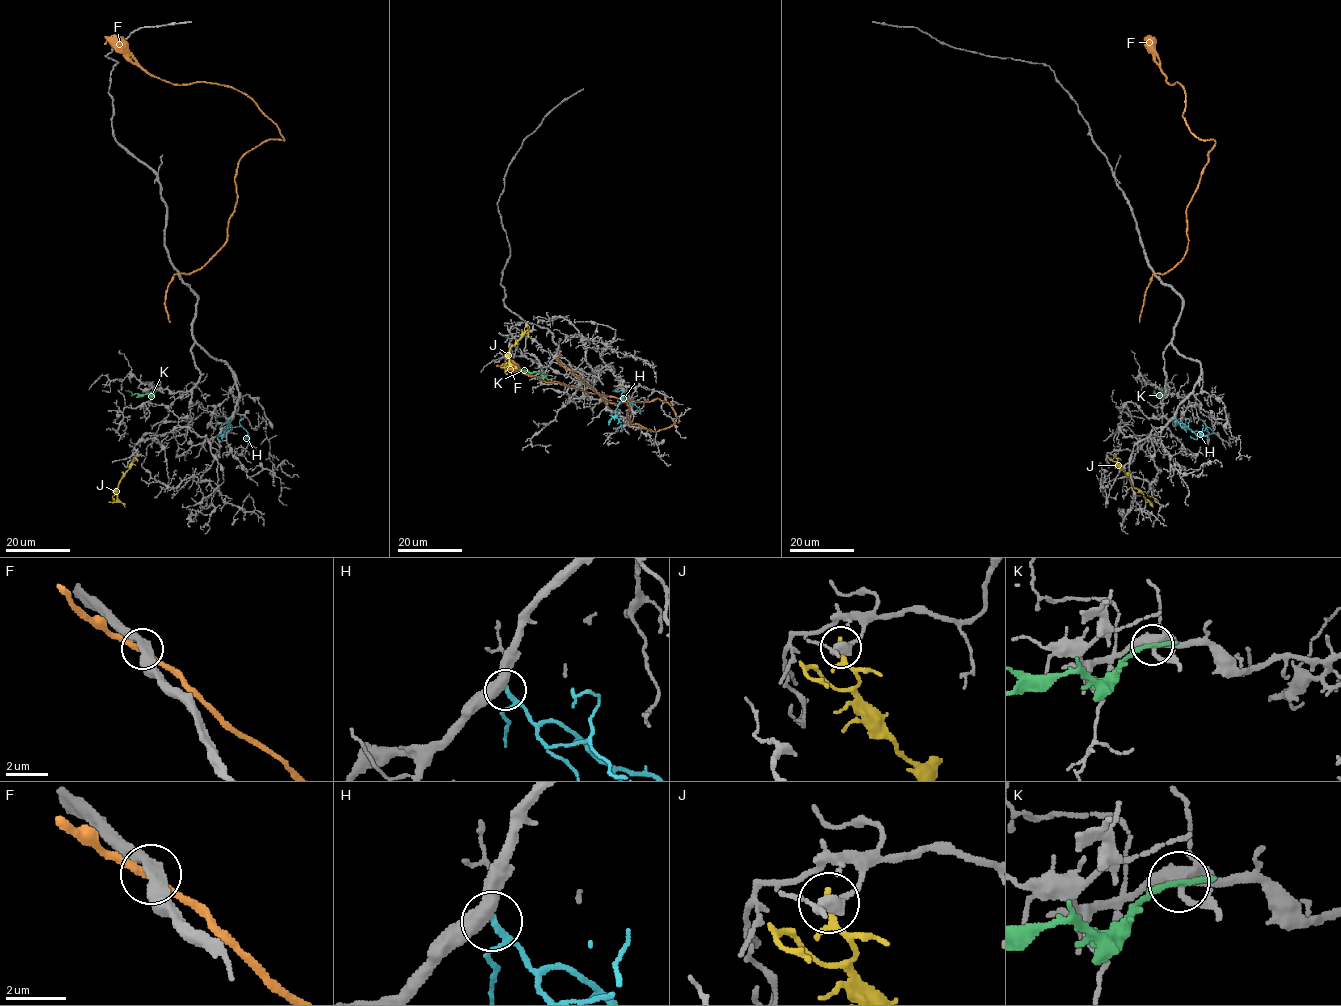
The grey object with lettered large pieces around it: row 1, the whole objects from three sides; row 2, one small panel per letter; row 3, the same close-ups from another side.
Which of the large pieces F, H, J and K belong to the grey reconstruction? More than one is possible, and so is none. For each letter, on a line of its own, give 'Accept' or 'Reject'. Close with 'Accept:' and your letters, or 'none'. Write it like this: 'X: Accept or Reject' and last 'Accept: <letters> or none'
F: Reject
H: Accept
J: Reject
K: Reject
Accept: H

